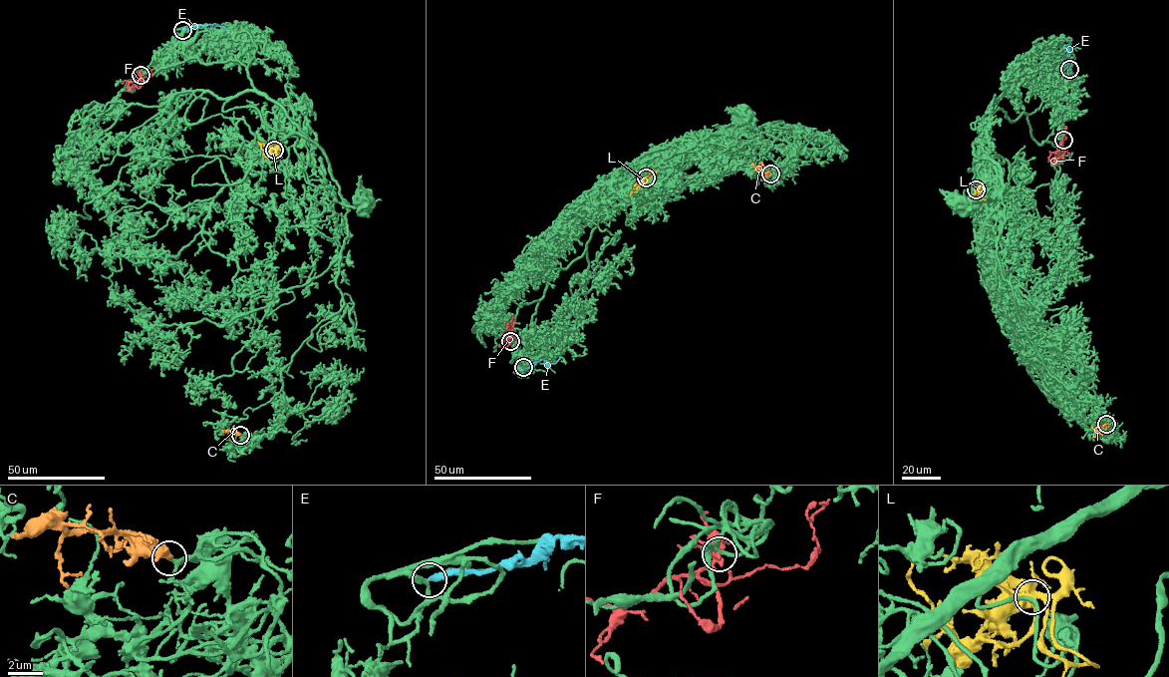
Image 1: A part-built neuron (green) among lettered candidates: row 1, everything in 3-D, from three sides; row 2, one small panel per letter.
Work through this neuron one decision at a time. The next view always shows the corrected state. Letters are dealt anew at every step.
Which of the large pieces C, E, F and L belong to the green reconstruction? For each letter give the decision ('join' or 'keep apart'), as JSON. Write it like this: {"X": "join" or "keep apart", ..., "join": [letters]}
{"C": "join", "E": "keep apart", "F": "keep apart", "L": "join", "join": ["C", "L"]}

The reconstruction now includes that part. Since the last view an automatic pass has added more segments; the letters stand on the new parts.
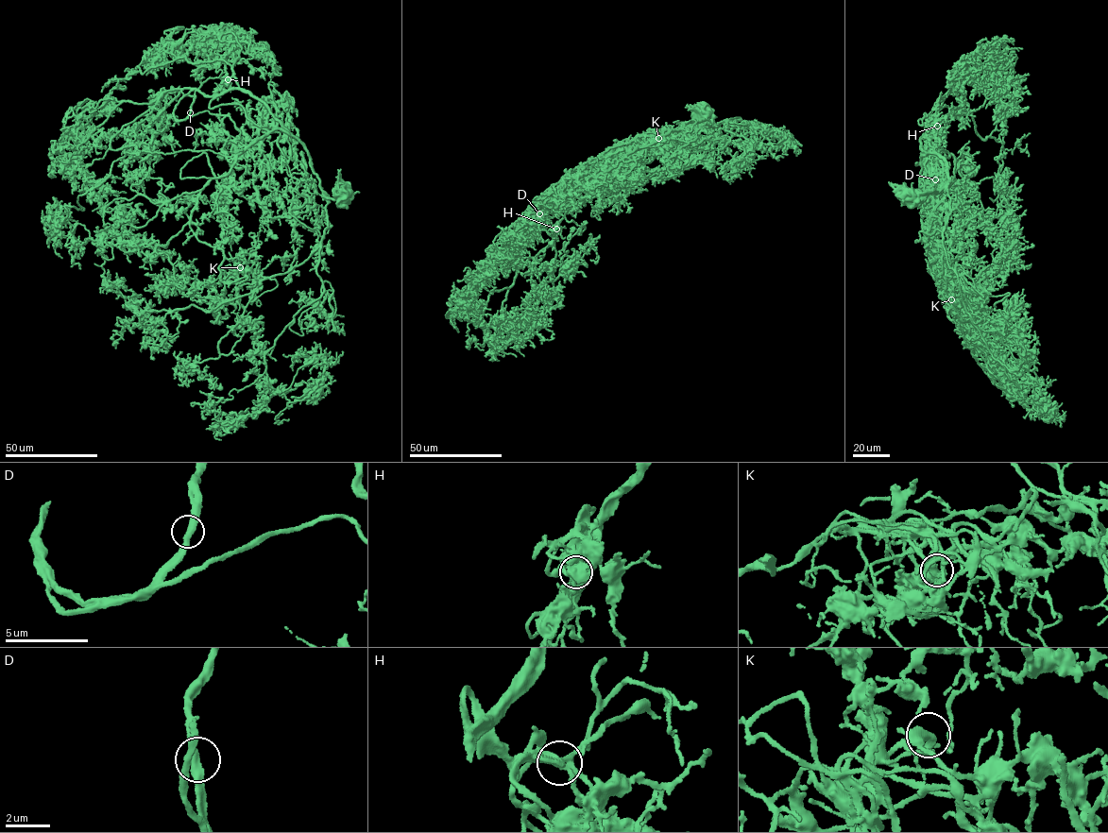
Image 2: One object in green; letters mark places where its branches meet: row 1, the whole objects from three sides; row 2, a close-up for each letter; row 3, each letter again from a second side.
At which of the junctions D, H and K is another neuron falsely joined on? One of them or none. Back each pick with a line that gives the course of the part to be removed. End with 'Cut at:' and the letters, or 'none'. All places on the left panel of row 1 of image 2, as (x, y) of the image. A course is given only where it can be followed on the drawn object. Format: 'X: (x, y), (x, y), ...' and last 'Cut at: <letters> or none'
Cut at: none

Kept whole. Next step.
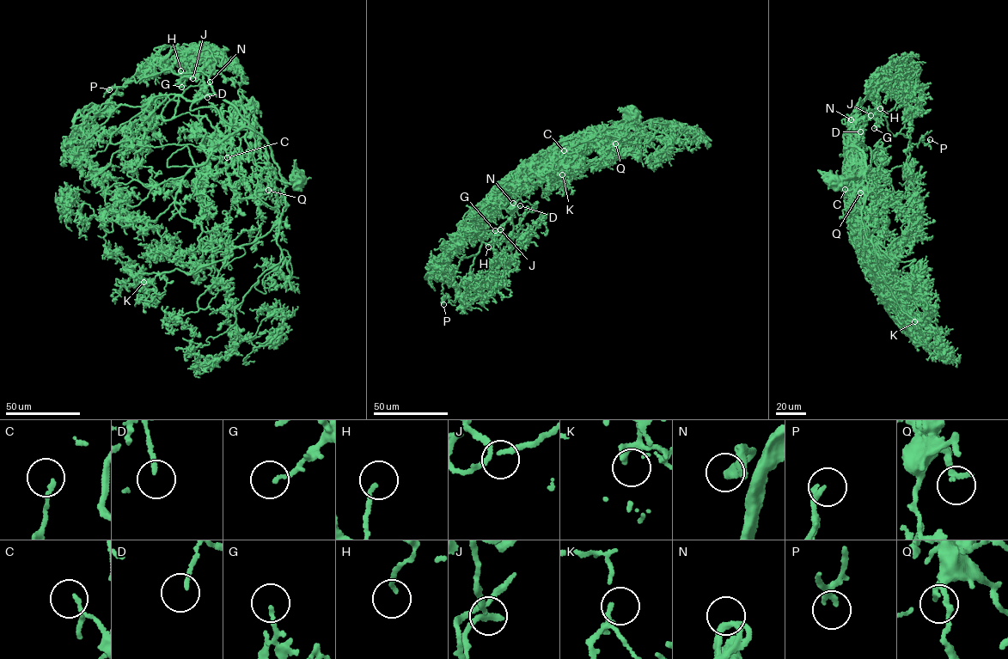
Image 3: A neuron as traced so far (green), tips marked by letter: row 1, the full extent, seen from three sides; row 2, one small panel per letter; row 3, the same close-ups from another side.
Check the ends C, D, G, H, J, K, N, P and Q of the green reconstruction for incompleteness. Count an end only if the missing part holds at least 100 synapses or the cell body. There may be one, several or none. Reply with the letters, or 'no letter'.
J

